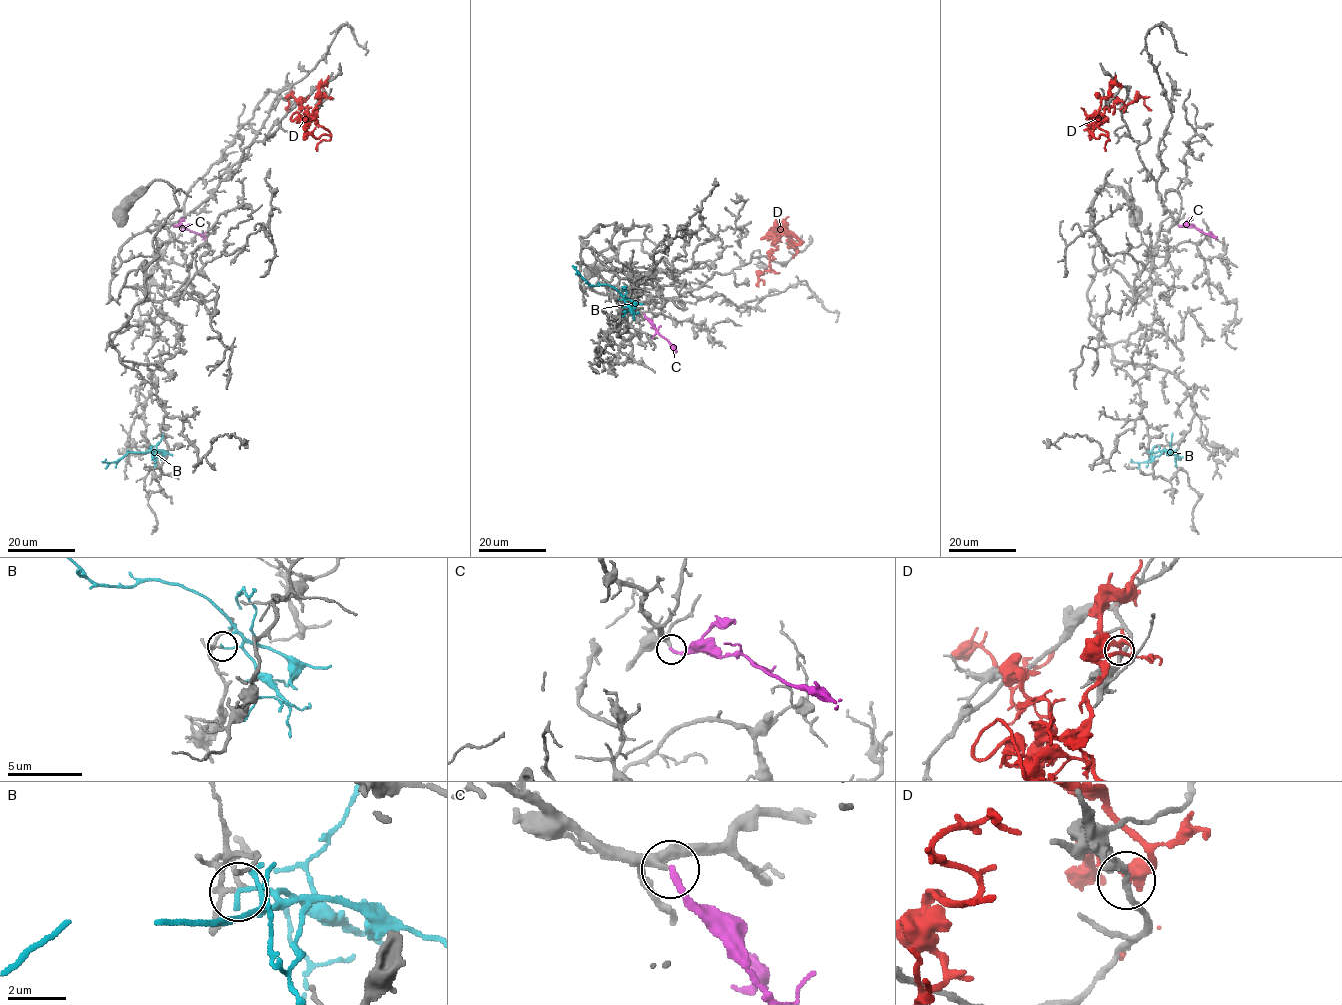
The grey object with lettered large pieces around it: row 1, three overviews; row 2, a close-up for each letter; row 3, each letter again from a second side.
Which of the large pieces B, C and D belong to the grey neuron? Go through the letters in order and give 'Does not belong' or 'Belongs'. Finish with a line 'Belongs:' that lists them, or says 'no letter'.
B: Does not belong
C: Belongs
D: Does not belong
Belongs: C

